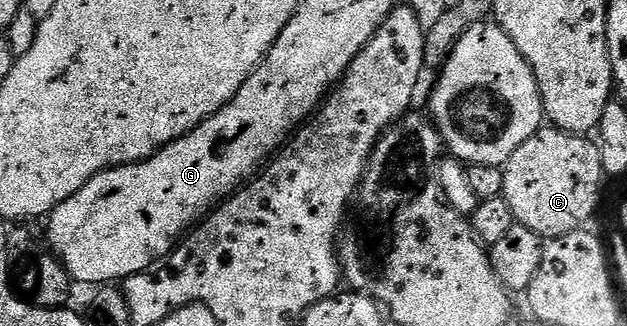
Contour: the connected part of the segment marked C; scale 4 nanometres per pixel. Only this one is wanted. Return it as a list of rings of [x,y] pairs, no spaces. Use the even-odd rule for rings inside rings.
[[[542,126],[530,138],[526,138],[526,142],[522,142],[508,163],[503,165],[503,170],[503,197],[506,206],[510,206],[513,221],[526,226],[526,230],[534,230],[534,234],[545,241],[583,229],[587,225],[584,223],[595,214],[596,207],[600,204],[600,183],[606,180],[595,139],[584,134],[563,132],[561,128],[551,126]]]

